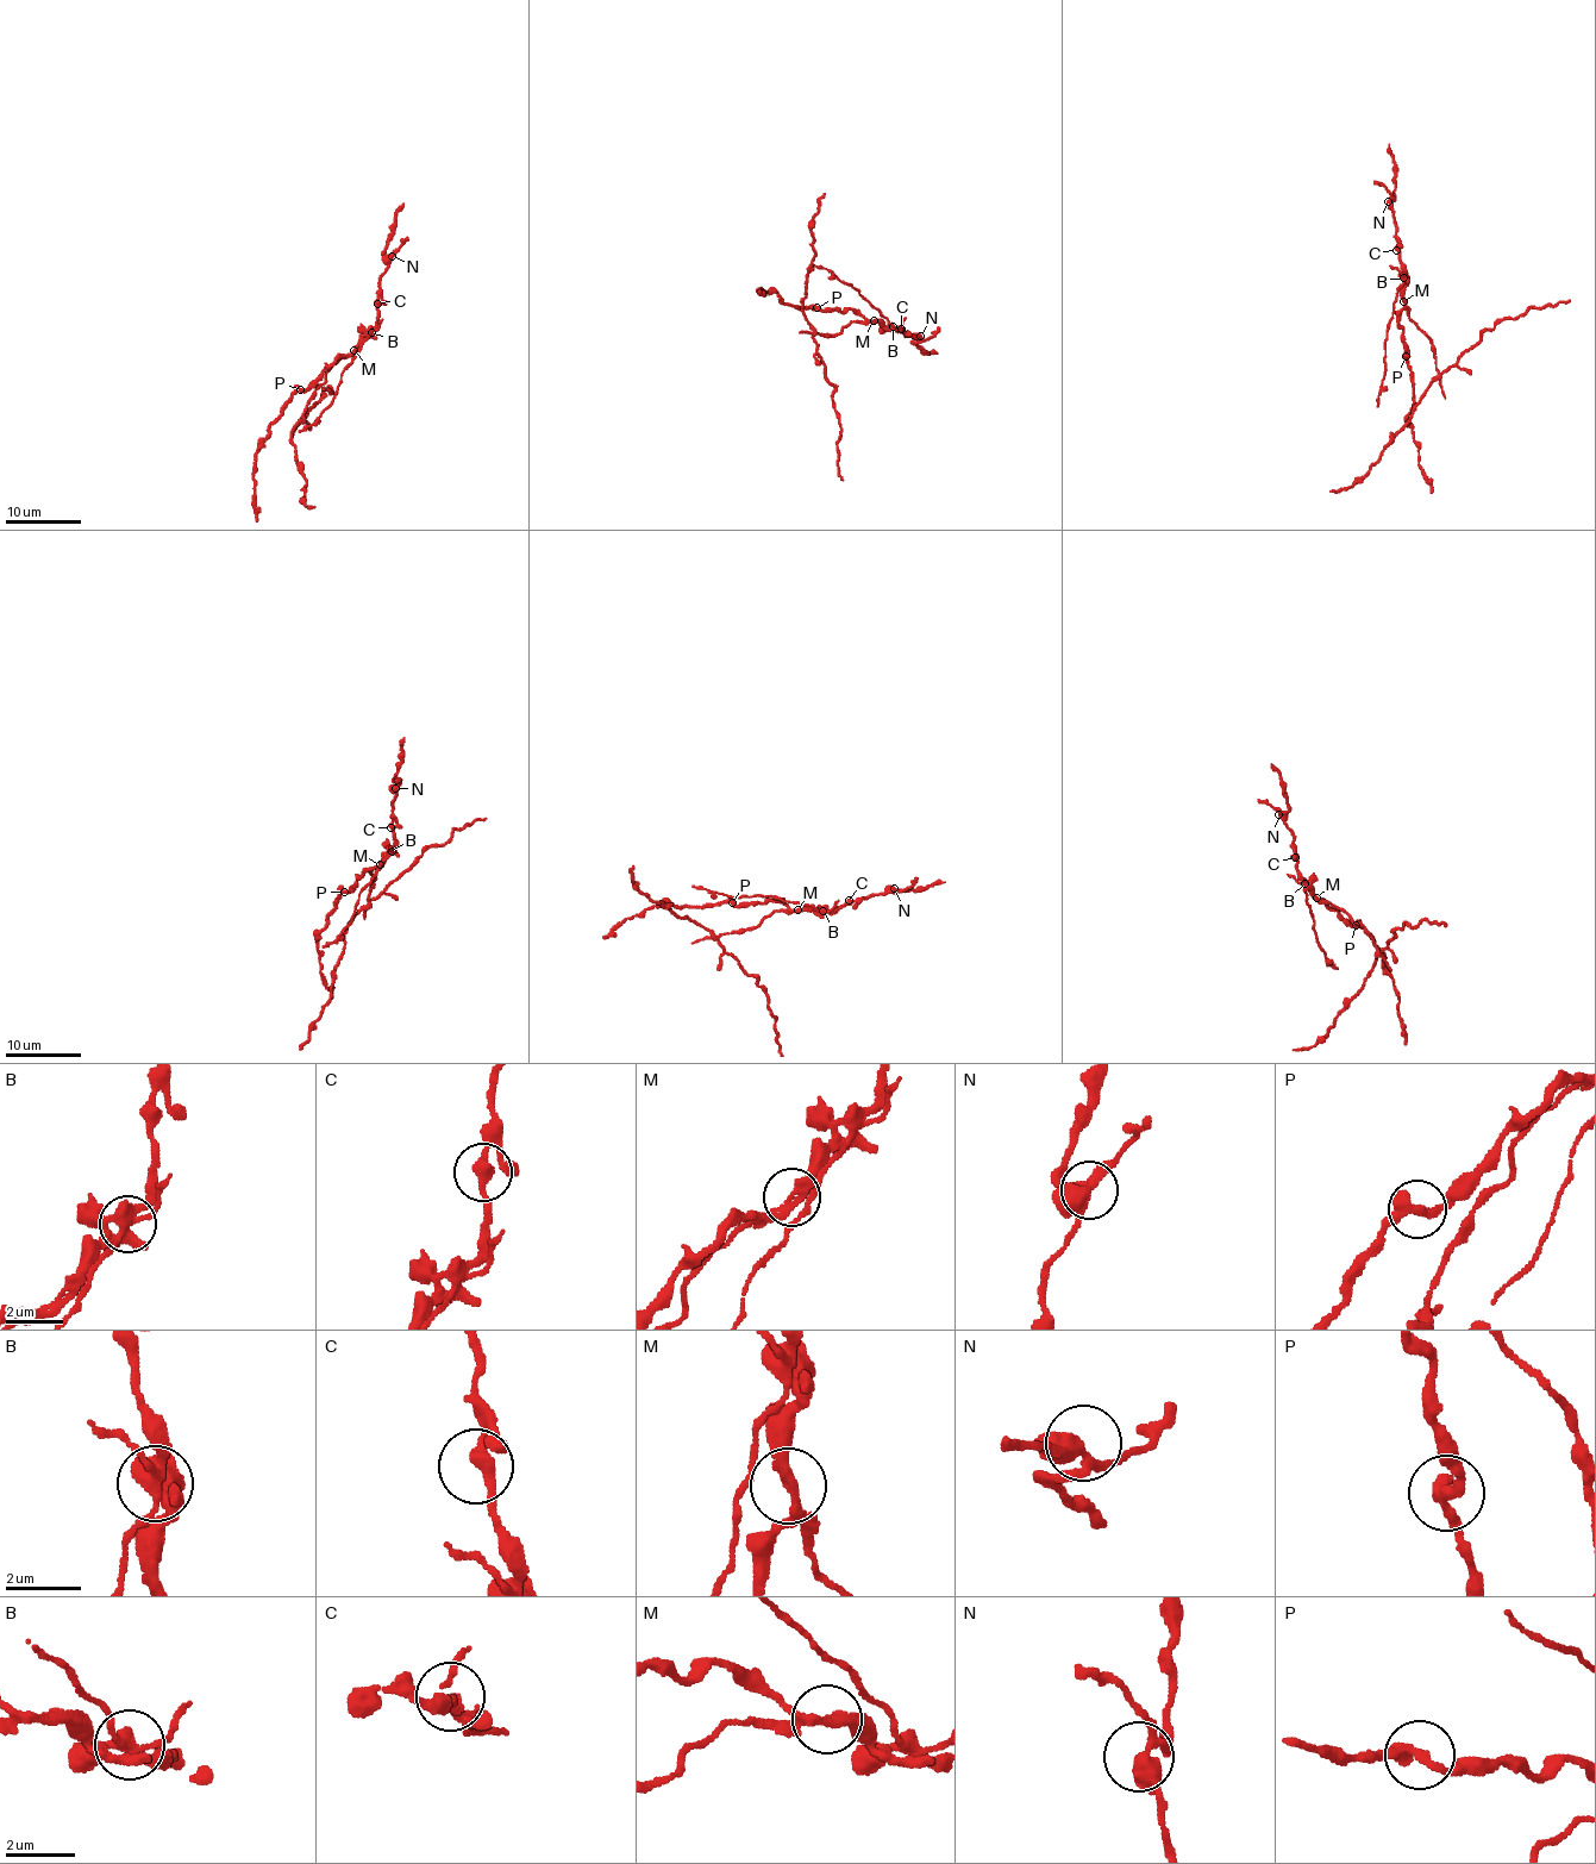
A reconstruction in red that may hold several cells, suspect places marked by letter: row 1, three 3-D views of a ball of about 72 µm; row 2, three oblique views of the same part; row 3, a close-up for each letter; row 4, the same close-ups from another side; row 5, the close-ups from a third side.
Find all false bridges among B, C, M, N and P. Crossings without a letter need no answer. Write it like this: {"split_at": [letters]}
{"split_at": ["B", "M"]}

